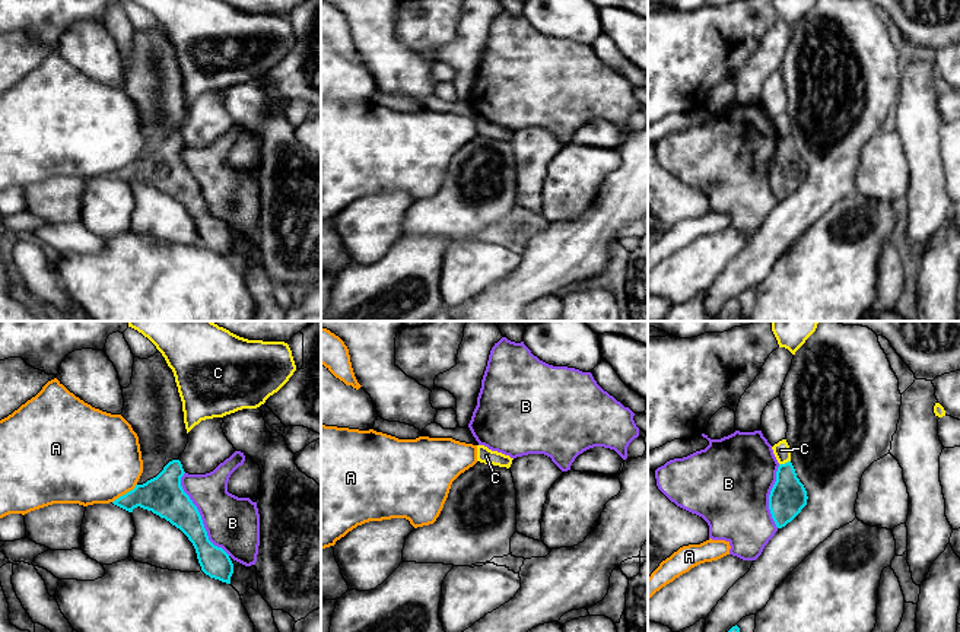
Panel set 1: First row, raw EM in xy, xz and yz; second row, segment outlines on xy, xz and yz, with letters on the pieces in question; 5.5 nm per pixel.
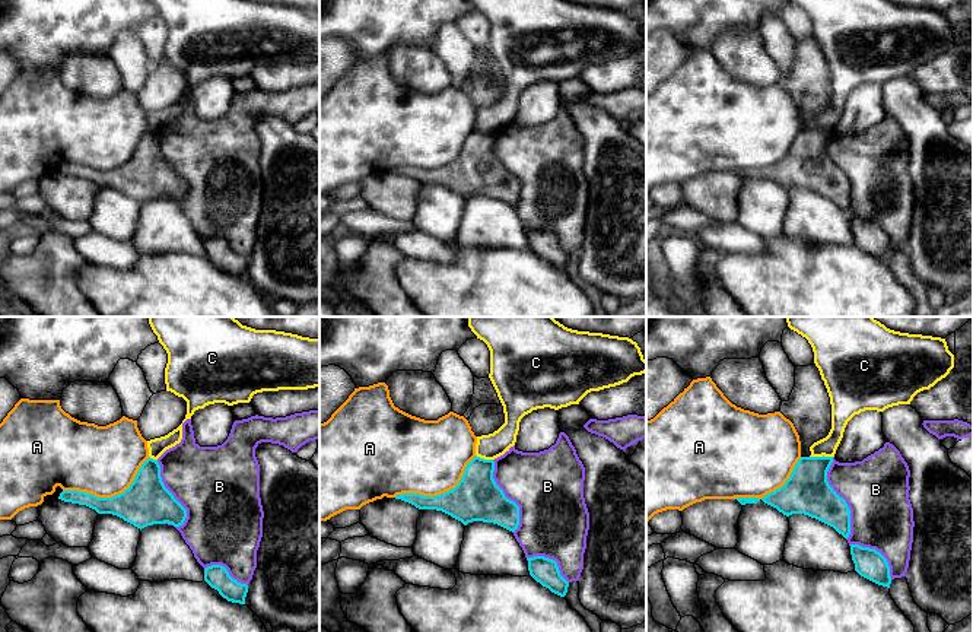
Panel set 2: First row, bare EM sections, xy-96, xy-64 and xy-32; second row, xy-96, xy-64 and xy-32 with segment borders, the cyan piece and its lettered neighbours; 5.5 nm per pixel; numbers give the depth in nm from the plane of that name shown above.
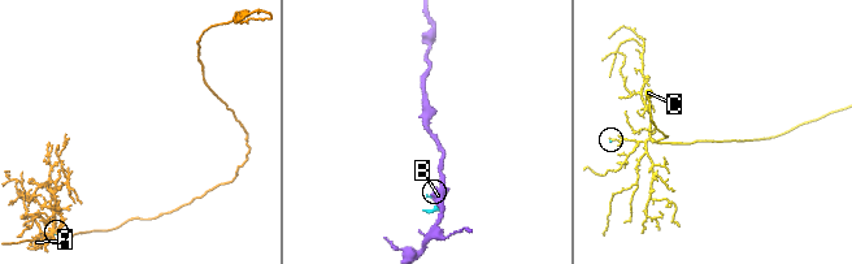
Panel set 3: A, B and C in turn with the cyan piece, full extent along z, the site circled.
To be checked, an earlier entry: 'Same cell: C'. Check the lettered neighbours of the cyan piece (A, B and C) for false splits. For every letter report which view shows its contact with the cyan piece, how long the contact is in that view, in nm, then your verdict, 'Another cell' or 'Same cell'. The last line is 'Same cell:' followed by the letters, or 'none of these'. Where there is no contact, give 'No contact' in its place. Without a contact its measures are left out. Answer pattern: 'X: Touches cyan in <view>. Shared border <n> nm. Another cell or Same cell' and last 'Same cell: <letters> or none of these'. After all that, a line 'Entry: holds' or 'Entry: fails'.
A: Touches cyan in xy. Shared border 170 nm. Another cell
B: Touches cyan in xy. Shared border 550 nm. Another cell
C: Touches cyan in yz. Shared border 70 nm. Another cell
Same cell: none of these
Entry: fails

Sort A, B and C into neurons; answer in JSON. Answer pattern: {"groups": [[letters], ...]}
{"groups": [["A"], ["B"], ["C"]]}

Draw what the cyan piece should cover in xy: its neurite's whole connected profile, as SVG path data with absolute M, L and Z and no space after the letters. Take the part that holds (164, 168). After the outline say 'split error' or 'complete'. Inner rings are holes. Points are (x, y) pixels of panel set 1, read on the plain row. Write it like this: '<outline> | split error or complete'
M172 133L156 150L136 158L112 177L128 185L140 180L169 194L193 216L201 244L210 251L231 257L233 236L222 220L209 213L197 180L181 159L184 146L181 134Z | complete

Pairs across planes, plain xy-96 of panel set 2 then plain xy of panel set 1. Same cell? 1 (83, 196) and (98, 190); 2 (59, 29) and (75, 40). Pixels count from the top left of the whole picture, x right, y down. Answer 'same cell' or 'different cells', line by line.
1: different cells
2: different cells

